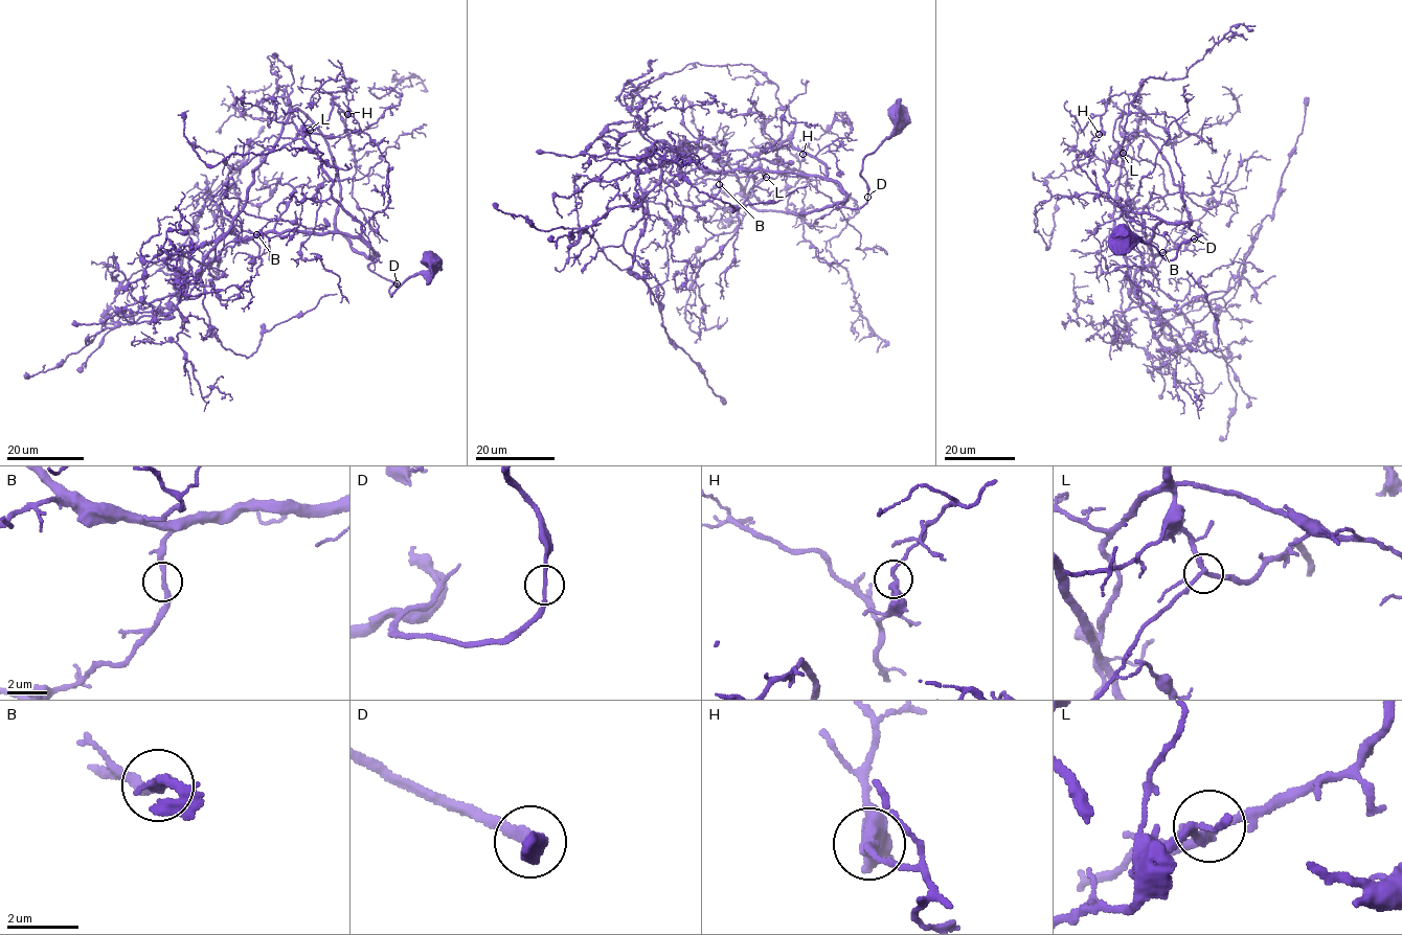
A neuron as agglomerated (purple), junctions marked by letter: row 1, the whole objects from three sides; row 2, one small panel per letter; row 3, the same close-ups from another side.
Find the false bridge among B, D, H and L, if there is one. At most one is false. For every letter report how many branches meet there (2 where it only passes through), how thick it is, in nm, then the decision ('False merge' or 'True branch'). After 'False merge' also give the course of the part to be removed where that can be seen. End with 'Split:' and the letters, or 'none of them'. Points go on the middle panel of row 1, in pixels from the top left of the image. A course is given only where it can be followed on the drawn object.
B: Branches: 2. Thickness 240 nm. True branch
D: Branches: 2. Thickness 200 nm. True branch
H: Branches: 2. Thickness 320 nm. True branch
L: Branches: 3. Thickness 200 nm. True branch
Split: none of them

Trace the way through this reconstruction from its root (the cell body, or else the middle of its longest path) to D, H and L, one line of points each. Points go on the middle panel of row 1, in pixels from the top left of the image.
D: (901, 114), (904, 116), (902, 129), (862, 161), (860, 174), (866, 183), (867, 197)
H: (901, 114), (862, 161), (859, 207), (838, 206), (844, 190), (815, 156), (846, 115), (803, 154)
L: (901, 114), (902, 129), (862, 161), (859, 207), (838, 206), (842, 186), (791, 137), (759, 156), (766, 177)

